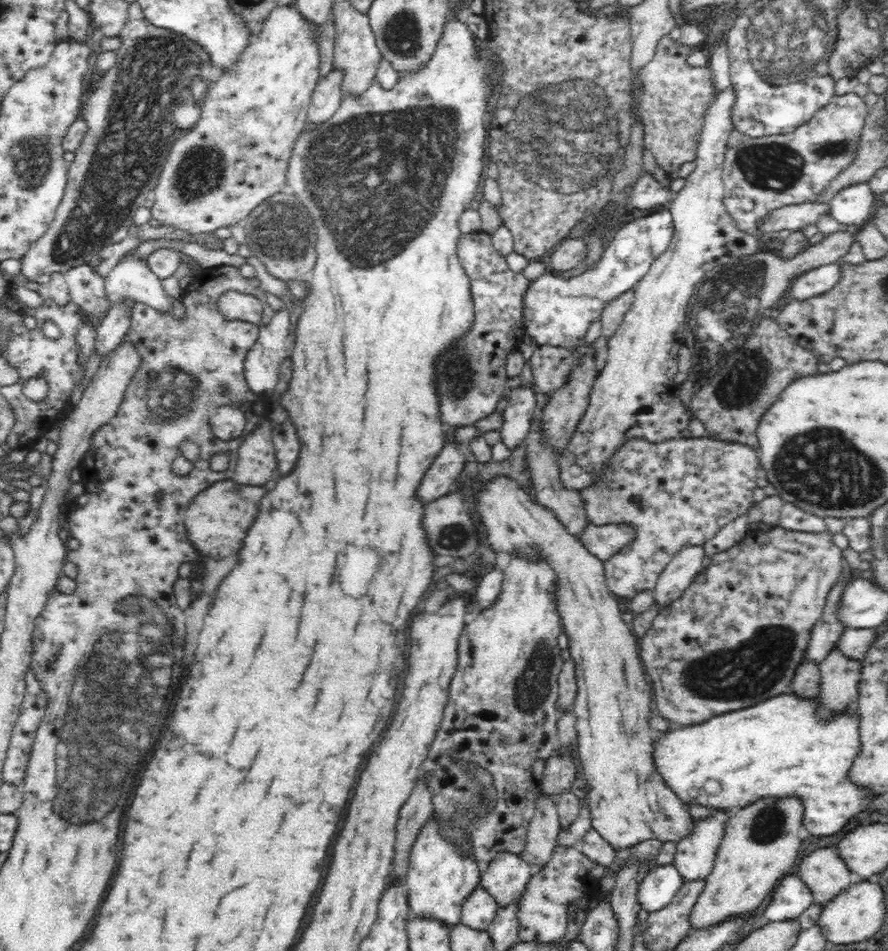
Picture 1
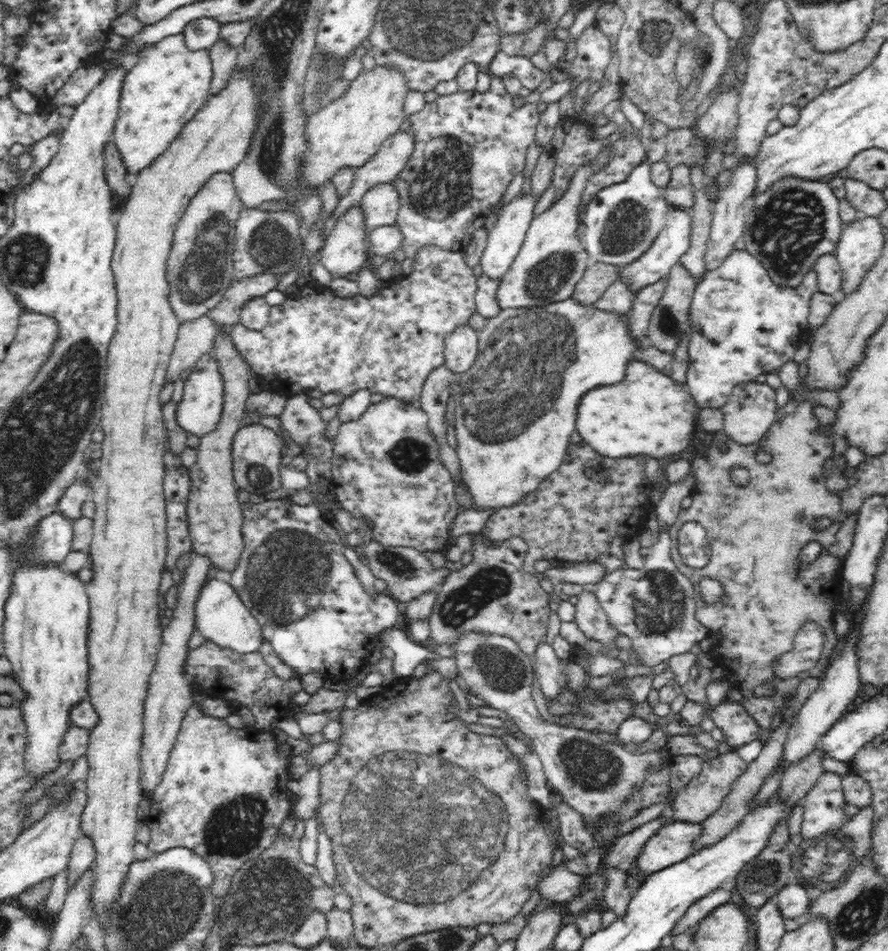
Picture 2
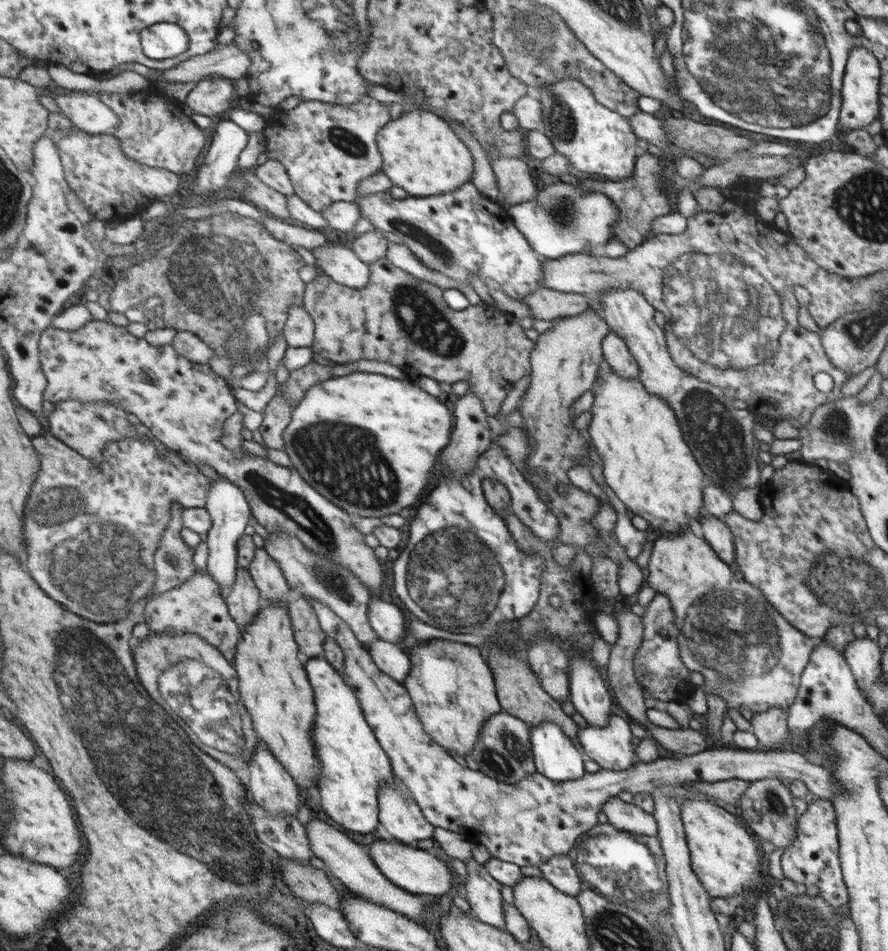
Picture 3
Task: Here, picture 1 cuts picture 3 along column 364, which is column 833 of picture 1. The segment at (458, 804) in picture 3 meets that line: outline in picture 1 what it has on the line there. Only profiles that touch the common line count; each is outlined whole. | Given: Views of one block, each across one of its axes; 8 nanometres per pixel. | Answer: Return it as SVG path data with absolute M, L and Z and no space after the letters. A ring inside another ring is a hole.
M835 647L830 654L819 664L820 690L818 699L820 699L820 717L829 717L832 713L837 713L846 709L846 705L852 702L859 693L859 682L861 679L861 661L854 660L844 656L840 649Z

